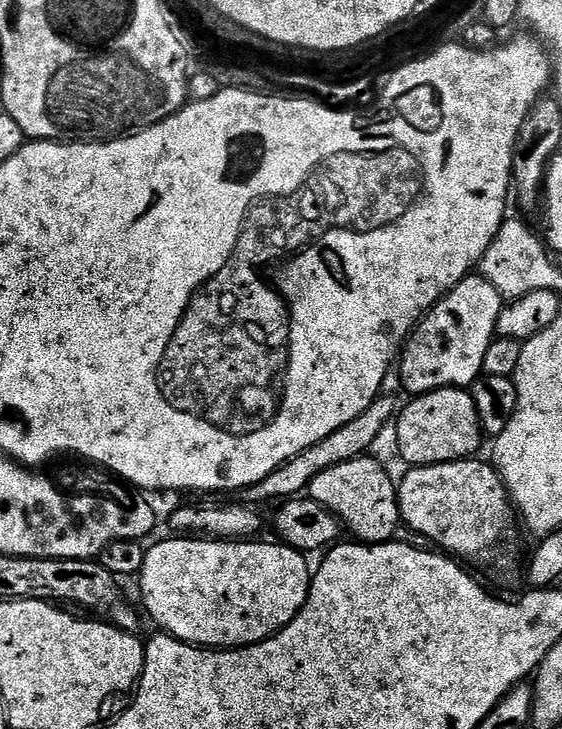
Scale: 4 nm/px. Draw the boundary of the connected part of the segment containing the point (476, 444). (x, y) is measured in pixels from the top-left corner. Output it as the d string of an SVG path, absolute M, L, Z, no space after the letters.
M439 388L427 392L424 396L417 396L407 401L409 404L399 409L394 421L396 428L396 444L400 447L400 456L405 465L419 466L421 464L445 464L451 460L467 460L475 457L482 441L482 429L476 403L471 391L462 388Z

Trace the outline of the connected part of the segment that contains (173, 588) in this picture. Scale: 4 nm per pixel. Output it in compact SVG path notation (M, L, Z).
M172 538L176 540L160 540L153 548L146 551L146 562L138 574L140 580L140 596L144 599L142 608L145 613L157 624L157 629L163 630L167 635L181 640L187 644L194 644L201 648L213 650L231 650L234 648L247 648L250 644L257 644L266 638L270 638L275 632L281 632L286 625L293 620L302 610L302 606L308 597L308 586L312 582L312 572L309 557L297 548L290 548L283 542L276 544L252 544L256 542L237 542L234 540L217 540L215 538Z

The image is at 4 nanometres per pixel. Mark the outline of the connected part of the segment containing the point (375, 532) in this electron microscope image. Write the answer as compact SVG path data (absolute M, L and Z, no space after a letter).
M365 454L354 458L350 462L342 462L342 466L330 466L330 470L322 470L322 474L318 474L318 478L314 478L314 482L310 482L307 495L314 502L318 502L322 506L326 506L326 510L330 510L336 515L337 520L345 529L348 528L353 532L357 541L365 544L387 544L393 539L392 536L396 532L396 527L401 527L400 518L400 498L398 495L398 484L395 479L384 473L384 468L376 460L371 460L371 455Z

